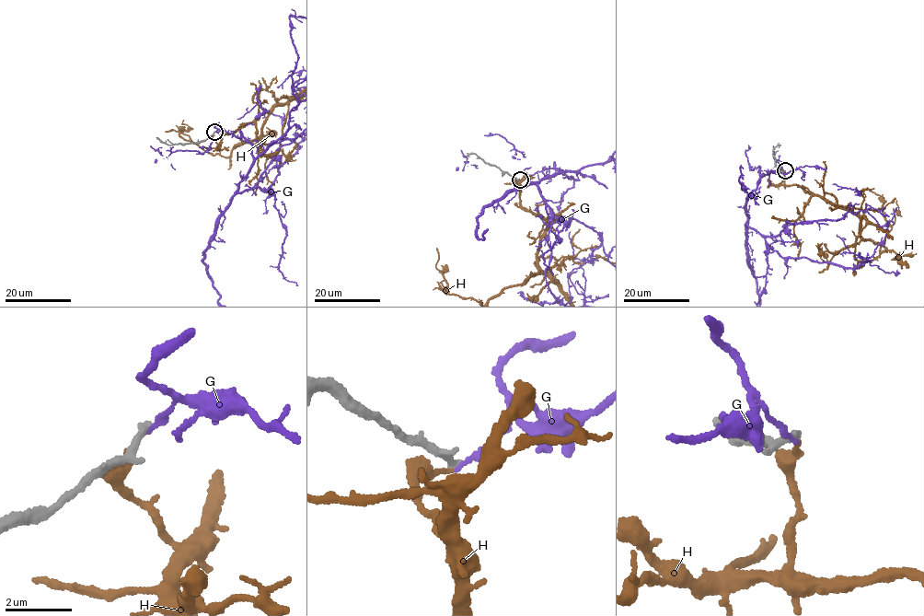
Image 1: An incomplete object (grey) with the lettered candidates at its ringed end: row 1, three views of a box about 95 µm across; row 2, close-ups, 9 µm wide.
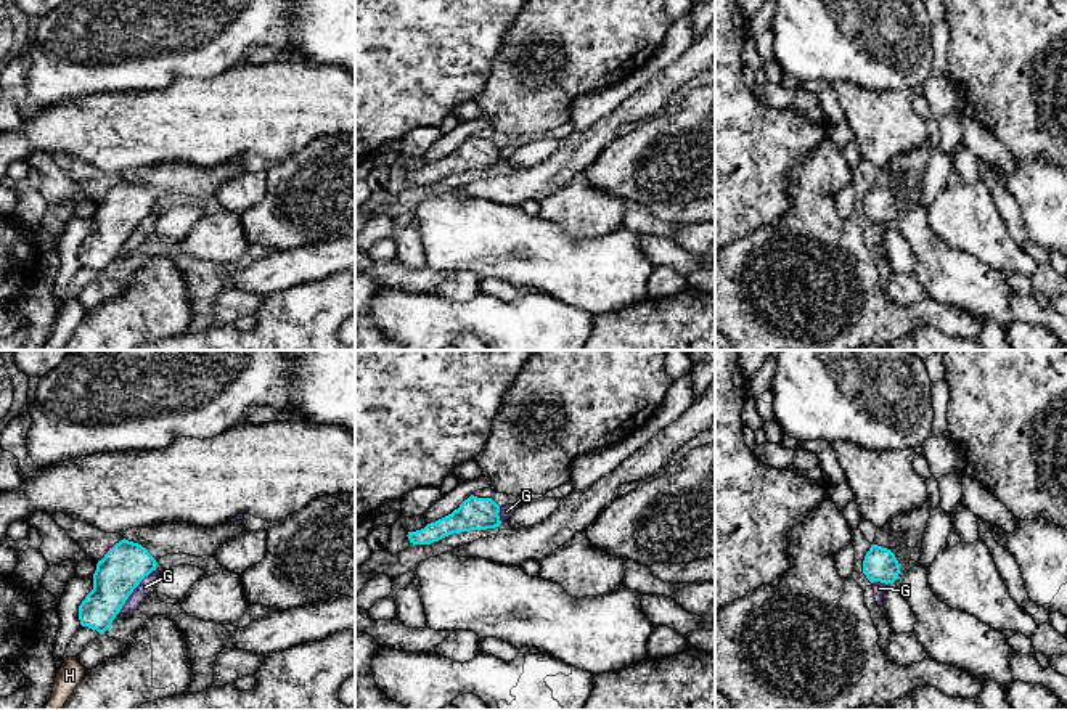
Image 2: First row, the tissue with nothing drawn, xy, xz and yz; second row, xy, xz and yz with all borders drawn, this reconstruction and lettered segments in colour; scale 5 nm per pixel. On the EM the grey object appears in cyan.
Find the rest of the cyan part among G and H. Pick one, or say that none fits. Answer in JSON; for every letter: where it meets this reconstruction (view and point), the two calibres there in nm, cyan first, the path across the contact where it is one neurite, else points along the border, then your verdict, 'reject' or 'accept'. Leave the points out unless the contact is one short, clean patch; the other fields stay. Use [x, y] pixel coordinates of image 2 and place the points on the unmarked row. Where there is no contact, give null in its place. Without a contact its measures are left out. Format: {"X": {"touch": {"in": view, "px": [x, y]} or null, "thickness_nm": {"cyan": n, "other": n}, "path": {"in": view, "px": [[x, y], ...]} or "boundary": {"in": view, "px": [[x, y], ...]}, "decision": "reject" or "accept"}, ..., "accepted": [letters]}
{"G": {"touch": {"in": "xy", "px": [134, 228]}, "thickness_nm": {"cyan": 220, "other": 70}, "boundary": {"in": "xy", "px": [[155, 209], [140, 222], [119, 251]]}, "decision": "reject"}, "H": {"touch": null, "decision": "reject"}, "accepted": []}

